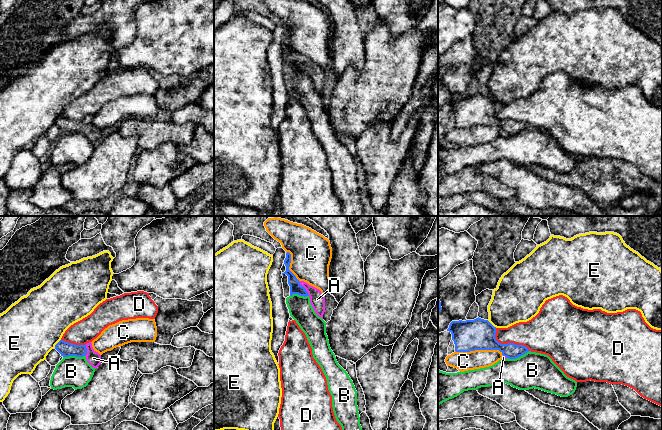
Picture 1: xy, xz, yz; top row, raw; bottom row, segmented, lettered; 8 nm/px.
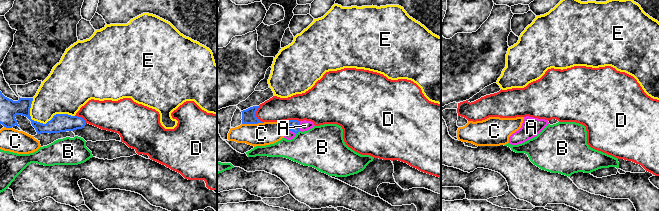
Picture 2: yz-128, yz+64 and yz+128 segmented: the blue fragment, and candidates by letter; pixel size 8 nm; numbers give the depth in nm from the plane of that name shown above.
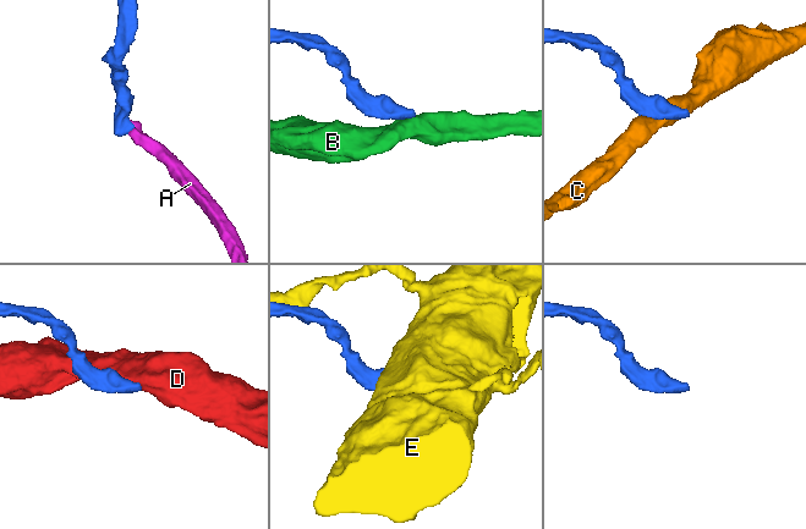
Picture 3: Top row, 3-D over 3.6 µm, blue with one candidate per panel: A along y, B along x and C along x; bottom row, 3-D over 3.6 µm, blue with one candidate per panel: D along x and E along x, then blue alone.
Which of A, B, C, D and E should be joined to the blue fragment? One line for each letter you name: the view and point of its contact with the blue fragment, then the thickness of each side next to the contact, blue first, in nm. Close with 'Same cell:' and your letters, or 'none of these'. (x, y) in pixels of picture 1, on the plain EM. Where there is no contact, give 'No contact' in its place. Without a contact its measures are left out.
A: Touches blue at xz (304, 64). Thickness 100 nm (blue) against 120 nm
Same cell: A

